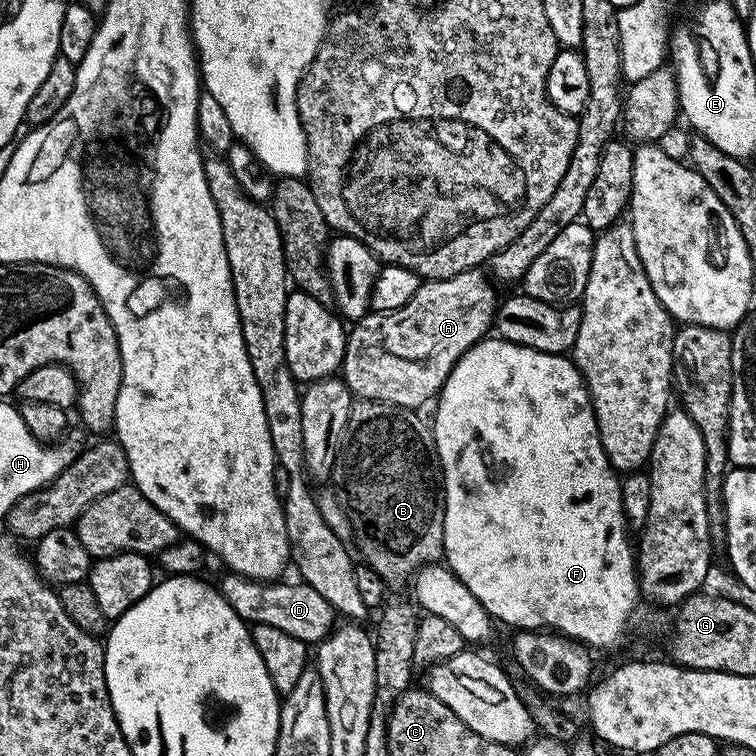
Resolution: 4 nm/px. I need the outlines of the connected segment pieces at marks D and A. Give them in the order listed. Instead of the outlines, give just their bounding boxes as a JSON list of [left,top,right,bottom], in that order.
[[218,572,334,646],[342,270,498,410]]

